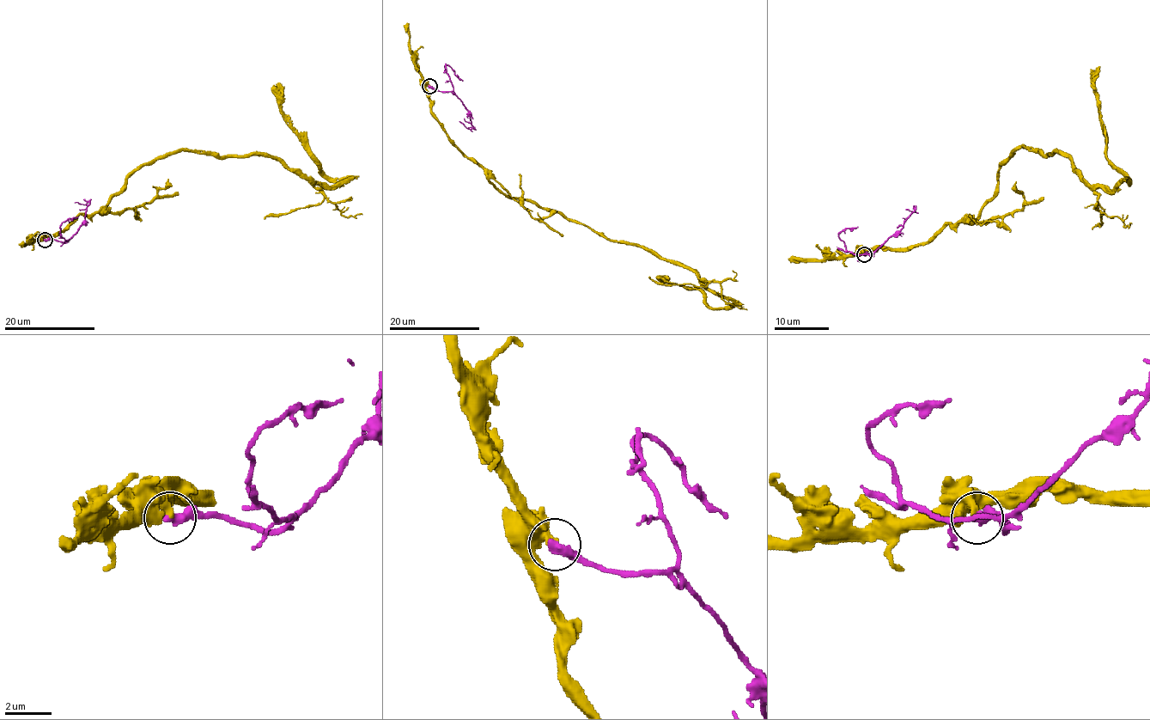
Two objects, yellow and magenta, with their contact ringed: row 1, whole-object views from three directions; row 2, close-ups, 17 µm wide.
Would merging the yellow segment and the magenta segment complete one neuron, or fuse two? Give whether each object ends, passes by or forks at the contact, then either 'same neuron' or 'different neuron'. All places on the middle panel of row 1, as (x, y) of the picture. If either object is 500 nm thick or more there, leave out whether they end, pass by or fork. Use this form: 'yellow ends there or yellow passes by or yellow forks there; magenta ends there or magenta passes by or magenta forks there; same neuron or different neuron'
yellow ends there; magenta ends there; different neuron

